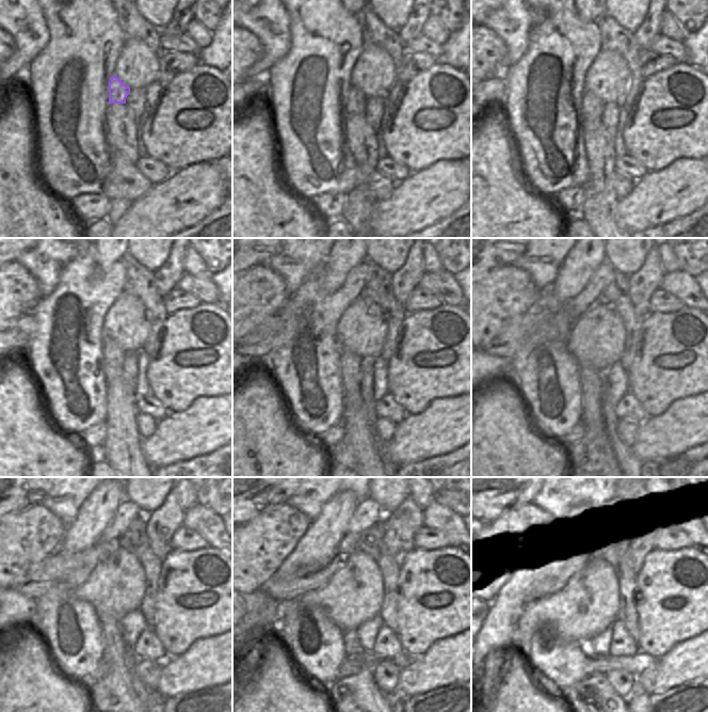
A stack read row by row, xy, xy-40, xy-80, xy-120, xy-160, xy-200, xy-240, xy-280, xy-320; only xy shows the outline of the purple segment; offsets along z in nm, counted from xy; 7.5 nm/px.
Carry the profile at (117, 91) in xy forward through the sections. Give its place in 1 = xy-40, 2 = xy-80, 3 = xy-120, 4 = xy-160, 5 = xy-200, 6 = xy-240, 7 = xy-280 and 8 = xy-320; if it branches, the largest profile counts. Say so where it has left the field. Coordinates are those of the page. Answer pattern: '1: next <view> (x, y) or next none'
1: next xy-40 (356, 99)
2: next xy-80 (592, 107)
3: next xy-120 (112, 356)
4: next xy-160 (350, 362)
5: next xy-200 (589, 454)
6: next xy-240 (113, 693)
7: next xy-280 (358, 694)
8: next xy-320 (594, 694)

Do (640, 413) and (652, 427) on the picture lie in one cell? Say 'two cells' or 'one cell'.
two cells

